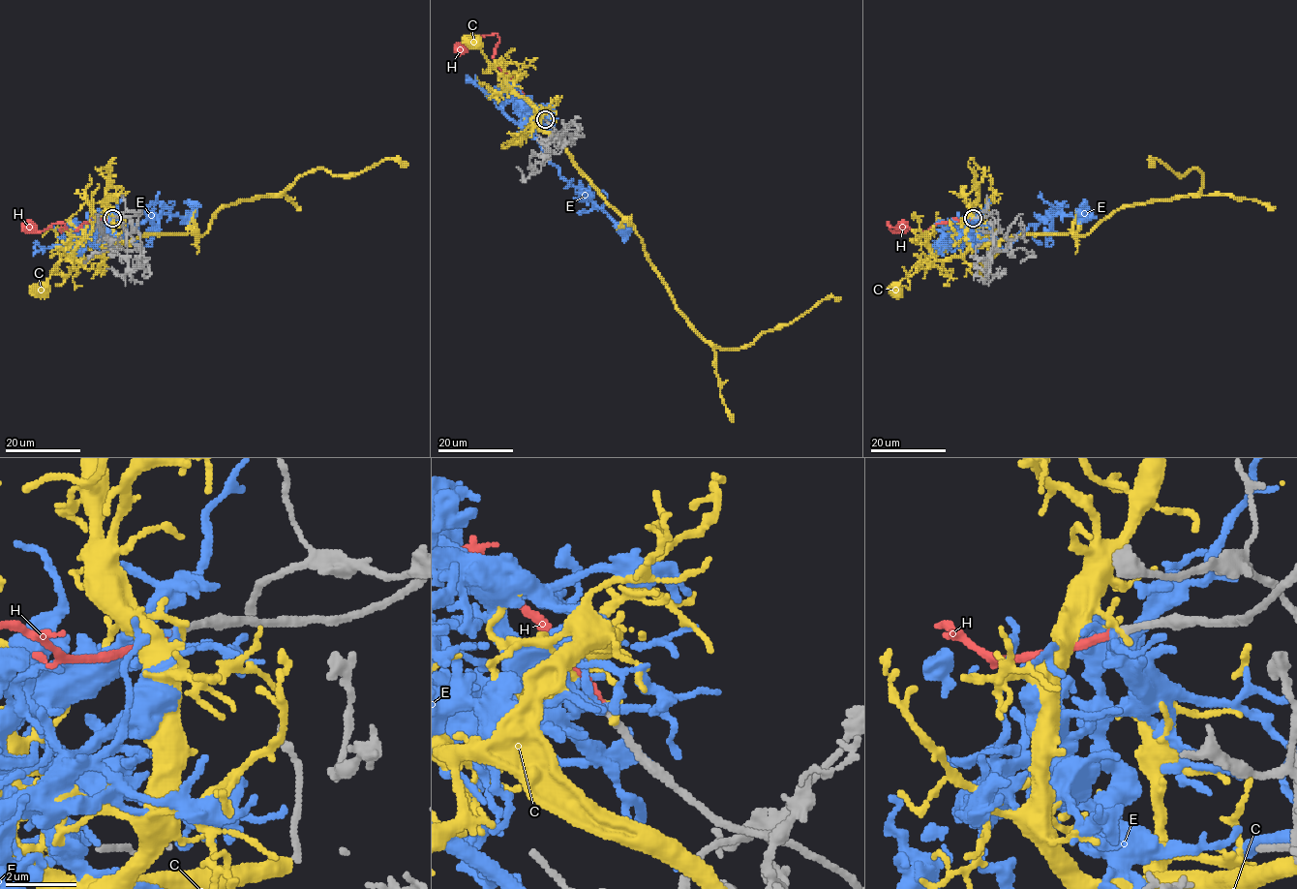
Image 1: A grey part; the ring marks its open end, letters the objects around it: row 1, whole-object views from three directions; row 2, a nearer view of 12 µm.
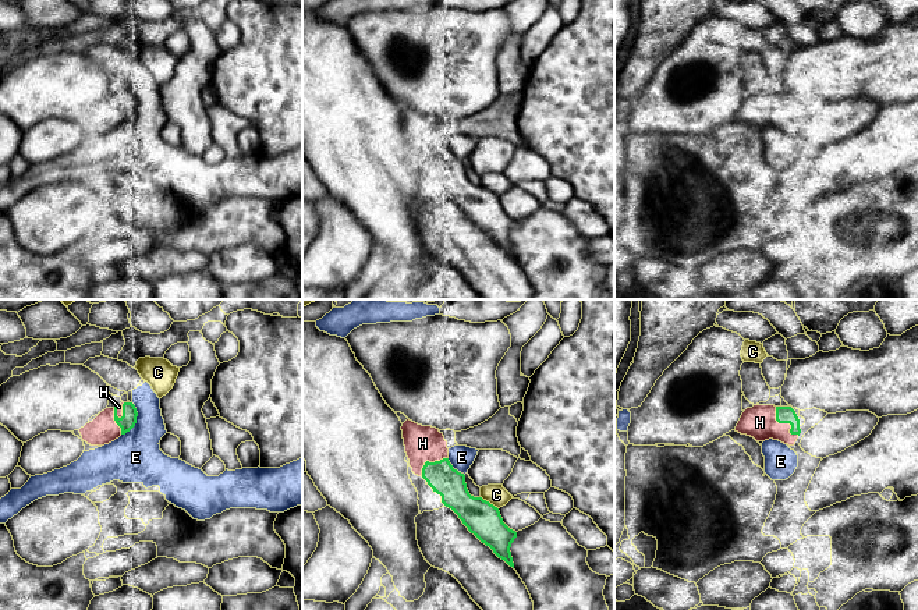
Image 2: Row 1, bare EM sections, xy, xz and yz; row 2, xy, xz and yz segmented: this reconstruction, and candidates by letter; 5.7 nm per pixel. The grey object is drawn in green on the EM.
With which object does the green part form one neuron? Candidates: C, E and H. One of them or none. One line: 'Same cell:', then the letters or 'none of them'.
Same cell: H

